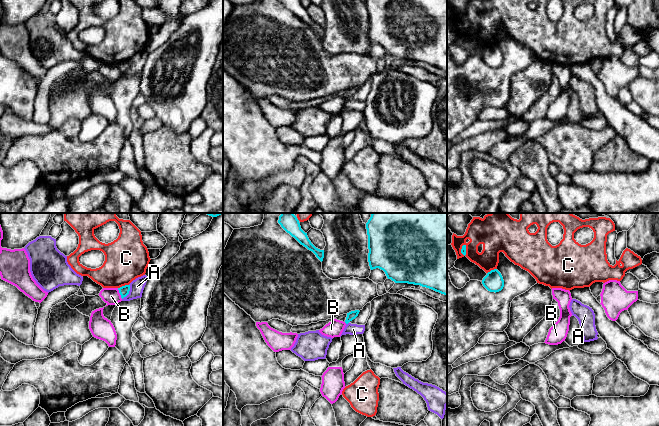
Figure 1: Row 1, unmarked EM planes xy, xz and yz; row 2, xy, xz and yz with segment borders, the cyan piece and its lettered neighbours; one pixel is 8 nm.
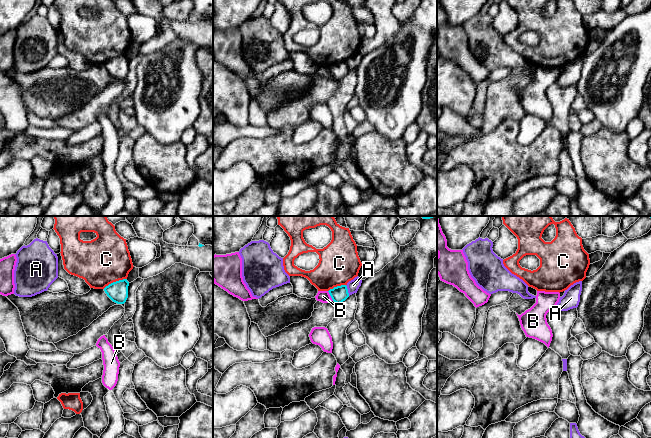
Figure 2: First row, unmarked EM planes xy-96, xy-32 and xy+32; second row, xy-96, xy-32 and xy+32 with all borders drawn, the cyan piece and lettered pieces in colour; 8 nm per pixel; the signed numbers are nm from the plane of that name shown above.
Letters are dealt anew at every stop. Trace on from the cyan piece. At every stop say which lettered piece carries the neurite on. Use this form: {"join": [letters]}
{"join": []}

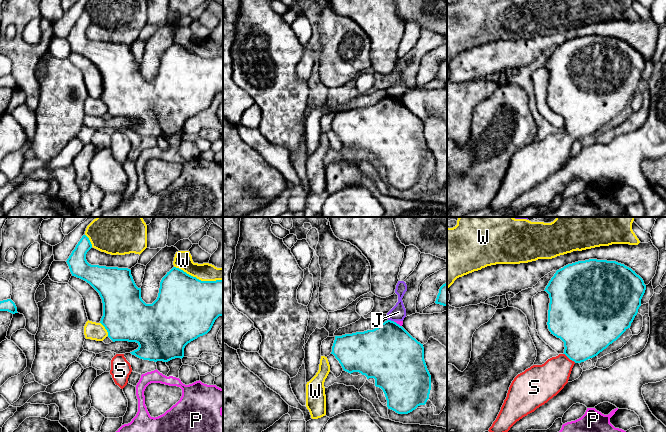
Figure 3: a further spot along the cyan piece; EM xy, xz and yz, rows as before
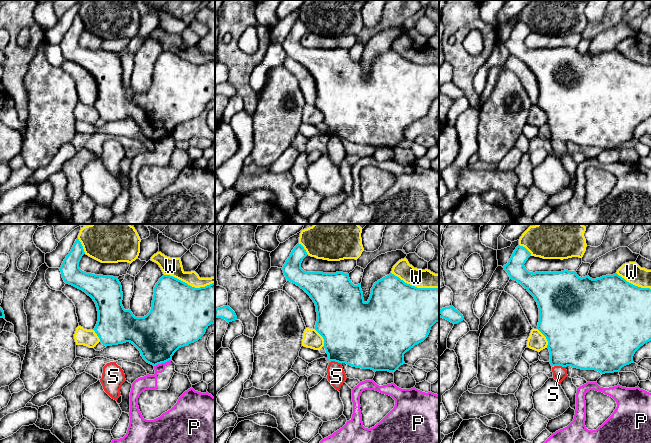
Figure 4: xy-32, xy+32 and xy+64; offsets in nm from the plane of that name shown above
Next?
{"join": ["S"]}

